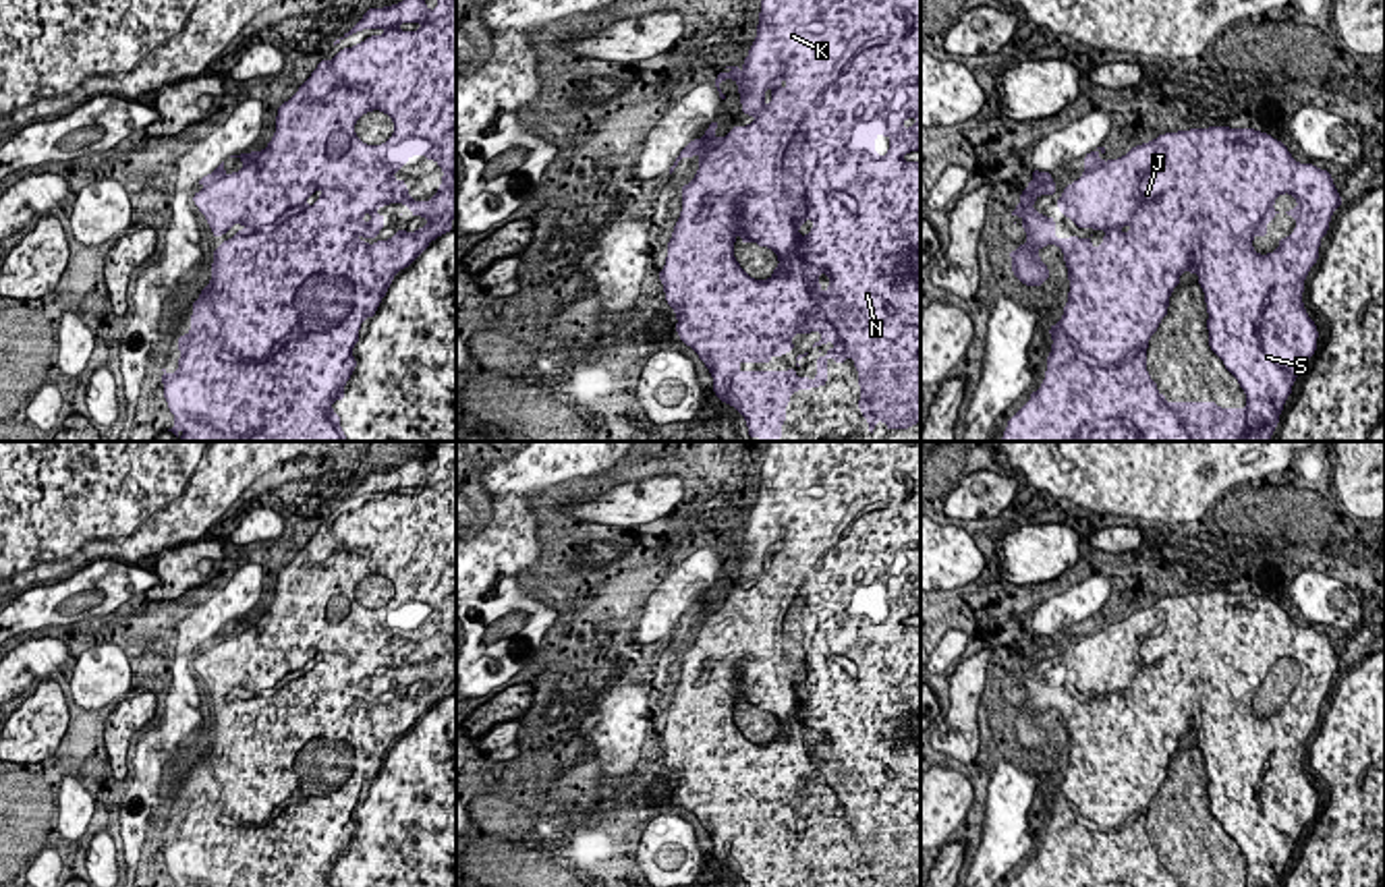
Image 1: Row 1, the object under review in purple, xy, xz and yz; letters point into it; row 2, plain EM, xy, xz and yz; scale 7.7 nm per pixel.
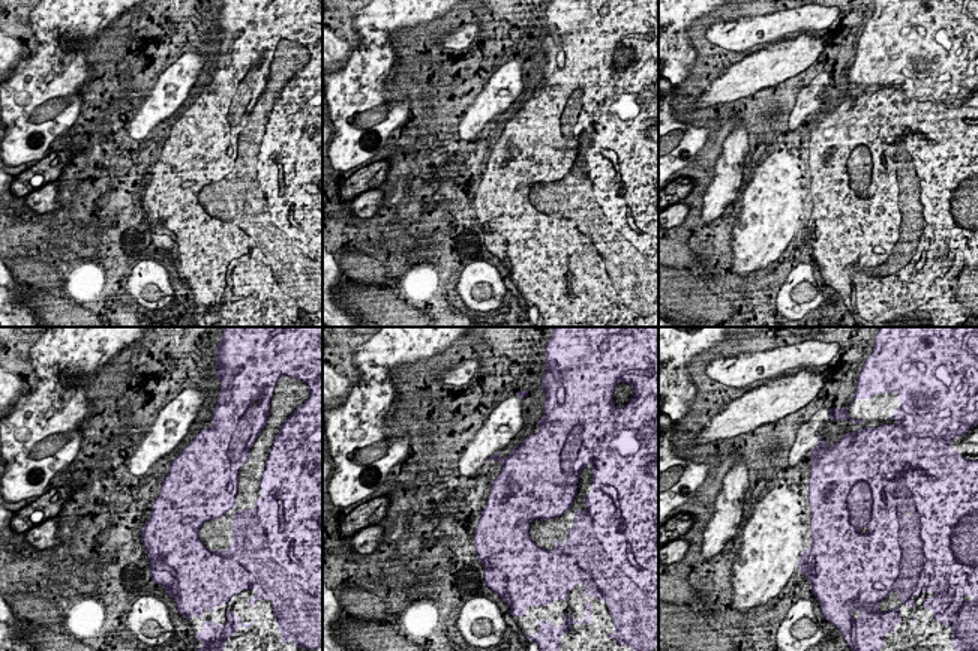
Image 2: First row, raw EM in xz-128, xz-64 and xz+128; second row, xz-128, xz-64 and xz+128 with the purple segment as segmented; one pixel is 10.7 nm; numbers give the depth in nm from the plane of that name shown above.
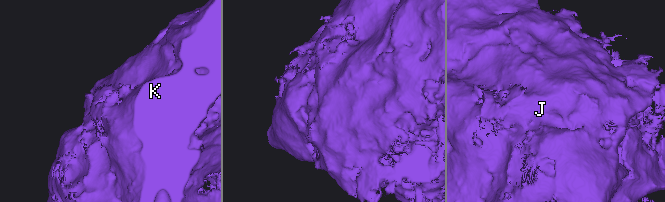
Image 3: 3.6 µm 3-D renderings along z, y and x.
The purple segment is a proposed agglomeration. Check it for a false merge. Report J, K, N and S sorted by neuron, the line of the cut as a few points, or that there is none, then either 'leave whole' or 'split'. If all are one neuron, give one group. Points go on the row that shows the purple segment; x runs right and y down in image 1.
groups J K N S; cut none; leave whole

